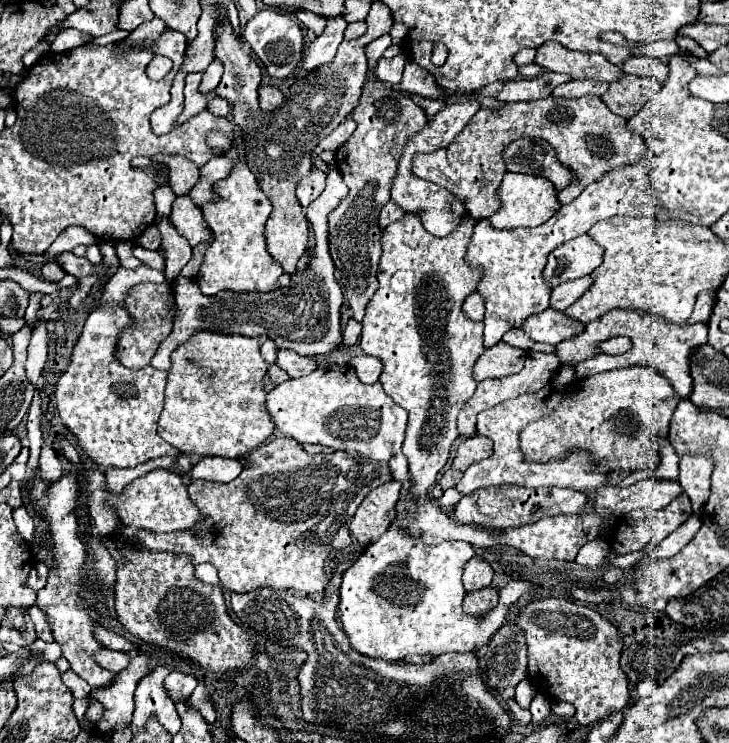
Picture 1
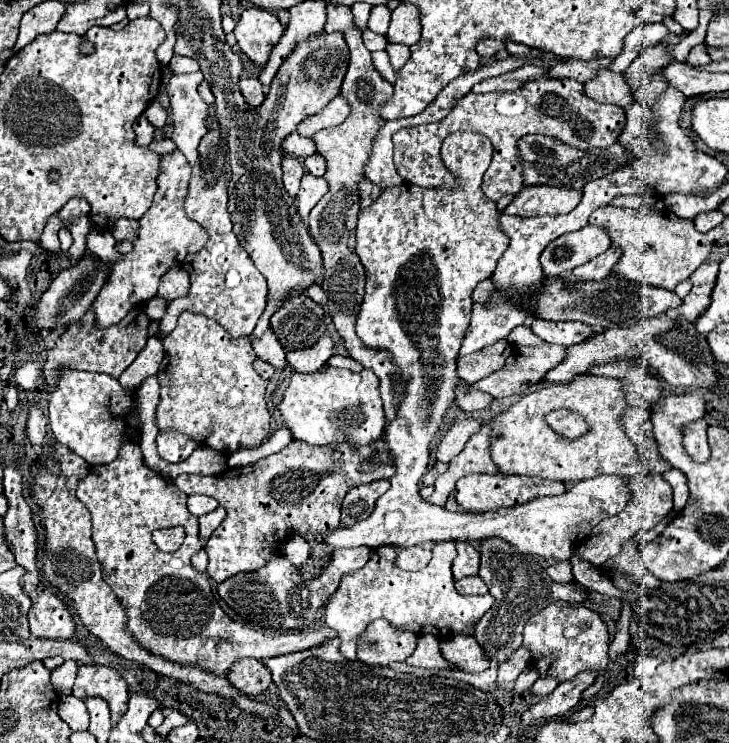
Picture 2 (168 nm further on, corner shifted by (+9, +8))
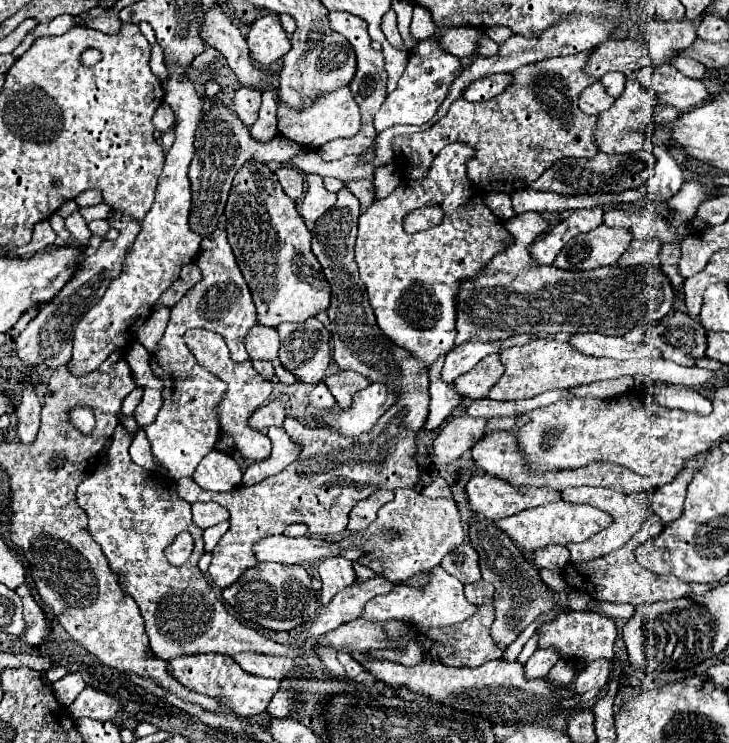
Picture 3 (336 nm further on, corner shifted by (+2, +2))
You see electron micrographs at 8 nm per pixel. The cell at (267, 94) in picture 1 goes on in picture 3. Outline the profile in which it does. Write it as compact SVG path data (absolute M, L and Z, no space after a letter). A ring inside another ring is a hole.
M239 88L233 96L233 104L241 122L245 126L251 126L257 120L257 112L261 106L261 92L251 88Z

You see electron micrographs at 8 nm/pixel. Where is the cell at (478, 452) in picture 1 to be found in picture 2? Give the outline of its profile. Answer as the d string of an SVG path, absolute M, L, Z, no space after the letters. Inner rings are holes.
M472 418L454 424L446 432L446 436L440 440L440 446L438 446L438 452L436 452L438 462L448 464L454 456L458 456L462 452L462 448L470 440L470 436L474 436L478 430L480 430L480 422L478 420L472 420Z

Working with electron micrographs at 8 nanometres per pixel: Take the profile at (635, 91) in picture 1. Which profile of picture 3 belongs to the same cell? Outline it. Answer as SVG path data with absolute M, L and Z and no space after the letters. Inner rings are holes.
M595 82L591 86L587 86L581 94L579 94L579 108L585 114L601 114L605 110L609 110L613 106L613 98L605 92L601 82Z

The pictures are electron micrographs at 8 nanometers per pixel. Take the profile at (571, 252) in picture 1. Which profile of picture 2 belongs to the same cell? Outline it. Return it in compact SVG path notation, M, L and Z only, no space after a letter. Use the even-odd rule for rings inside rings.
M584 226L576 232L562 234L546 246L540 256L542 270L548 278L560 278L580 264L590 262L610 248L610 238L602 228Z

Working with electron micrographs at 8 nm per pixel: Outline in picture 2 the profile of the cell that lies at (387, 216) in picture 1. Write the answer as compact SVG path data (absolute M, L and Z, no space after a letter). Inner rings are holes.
M362 180L362 182L360 182L362 208L368 208L370 204L374 204L374 200L378 200L380 194L382 194L382 188L378 188L378 184L374 184L374 182L370 182L370 180Z

